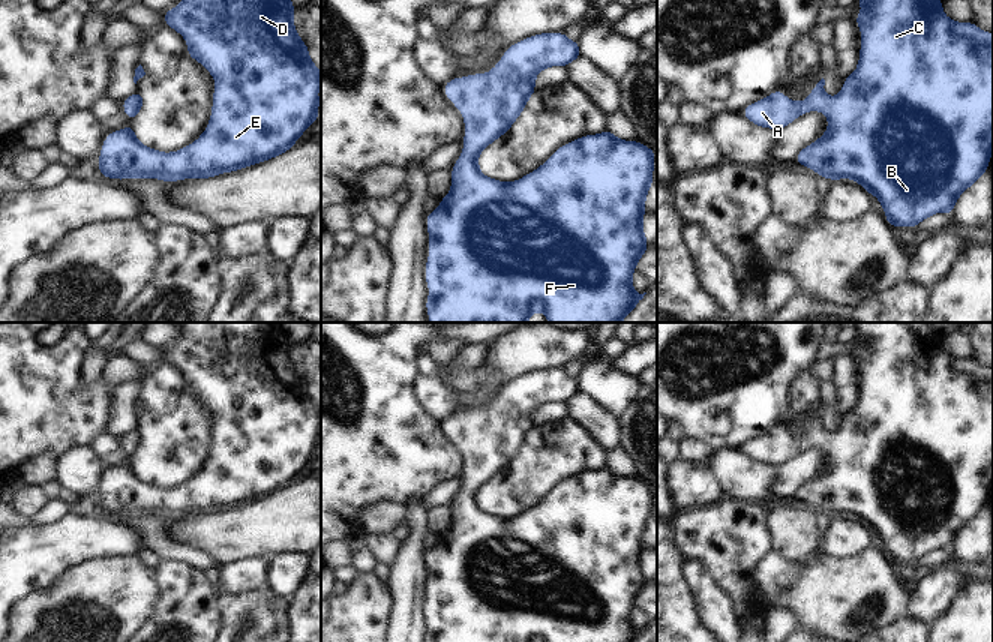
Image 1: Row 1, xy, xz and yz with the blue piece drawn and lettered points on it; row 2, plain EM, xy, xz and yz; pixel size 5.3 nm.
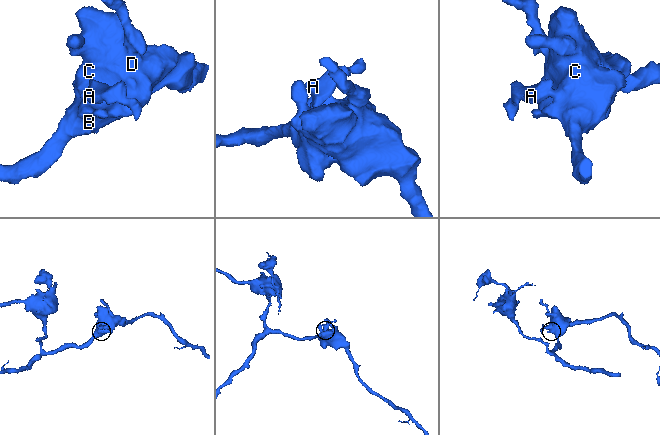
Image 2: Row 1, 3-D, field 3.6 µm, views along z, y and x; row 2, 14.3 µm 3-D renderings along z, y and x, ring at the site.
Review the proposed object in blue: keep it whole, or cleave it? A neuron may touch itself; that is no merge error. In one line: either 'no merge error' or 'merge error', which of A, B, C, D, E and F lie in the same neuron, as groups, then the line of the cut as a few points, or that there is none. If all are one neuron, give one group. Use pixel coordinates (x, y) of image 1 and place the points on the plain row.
no merge error; groups A B C D E F; cut none

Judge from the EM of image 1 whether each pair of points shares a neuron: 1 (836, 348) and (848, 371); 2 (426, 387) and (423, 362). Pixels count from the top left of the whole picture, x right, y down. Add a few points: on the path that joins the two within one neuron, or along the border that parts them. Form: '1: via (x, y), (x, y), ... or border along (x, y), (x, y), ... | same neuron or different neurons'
1: border along (854, 351), (845, 351), (834, 360) | different neurons
2: border along (416, 372), (425, 377), (437, 377) | different neurons

